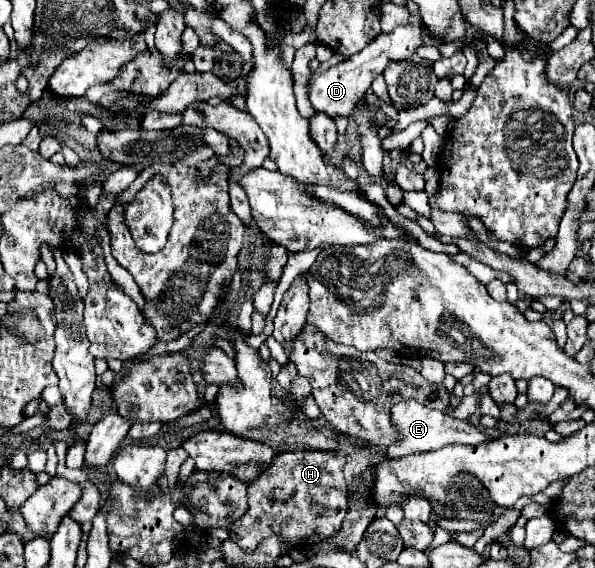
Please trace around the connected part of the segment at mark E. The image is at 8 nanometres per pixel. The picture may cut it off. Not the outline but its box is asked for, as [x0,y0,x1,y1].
[387,399,490,457]

